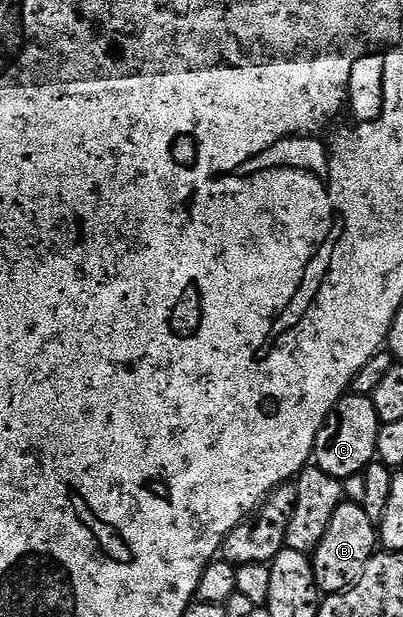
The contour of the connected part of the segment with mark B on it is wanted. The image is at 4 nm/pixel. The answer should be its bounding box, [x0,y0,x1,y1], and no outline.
[310,501,379,596]

